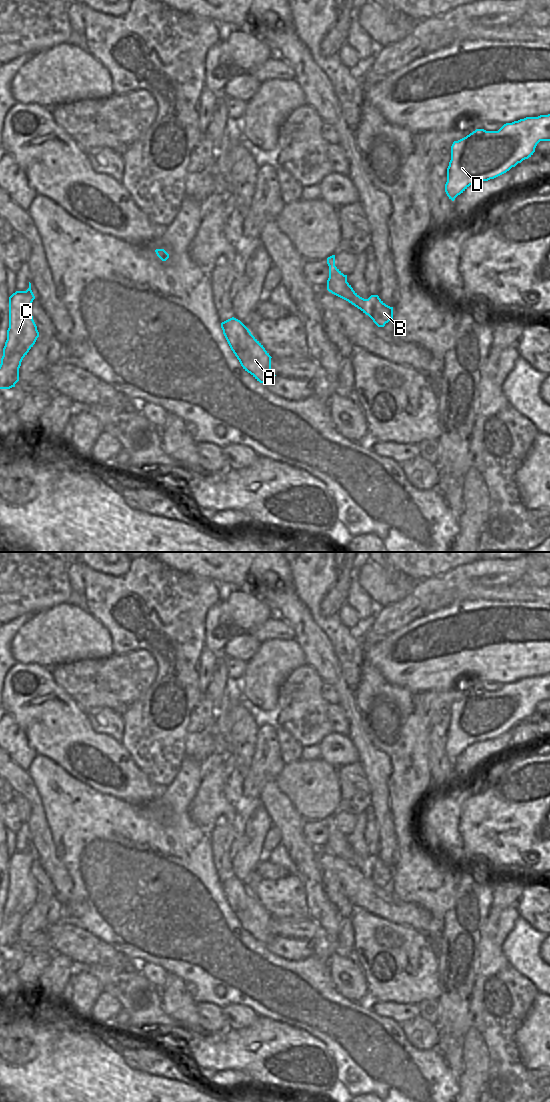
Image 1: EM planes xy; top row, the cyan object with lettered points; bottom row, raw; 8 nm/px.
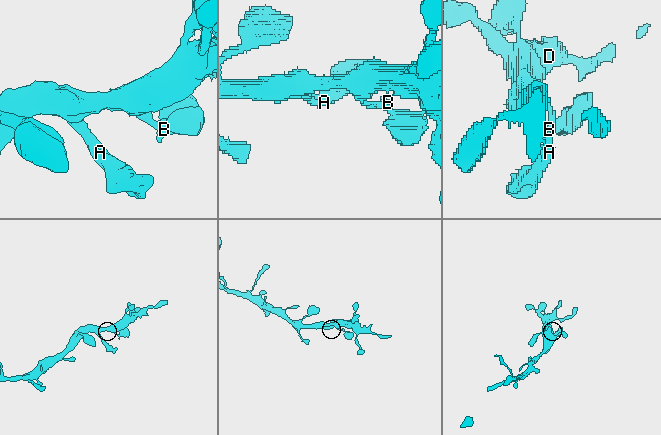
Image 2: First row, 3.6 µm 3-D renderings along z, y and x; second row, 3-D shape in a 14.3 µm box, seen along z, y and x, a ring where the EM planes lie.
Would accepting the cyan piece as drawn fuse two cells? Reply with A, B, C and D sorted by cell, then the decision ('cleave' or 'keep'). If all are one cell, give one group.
groups A B C D; keep

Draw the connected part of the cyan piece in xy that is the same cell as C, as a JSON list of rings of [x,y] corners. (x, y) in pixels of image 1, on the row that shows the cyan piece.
[[[30,282],[26,291],[16,291],[9,297],[9,328],[0,364],[0,389],[15,387],[21,362],[39,337],[31,314],[34,299]]]

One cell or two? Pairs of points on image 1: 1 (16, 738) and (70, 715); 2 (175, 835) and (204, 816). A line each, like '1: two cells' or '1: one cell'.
1: two cells
2: two cells

